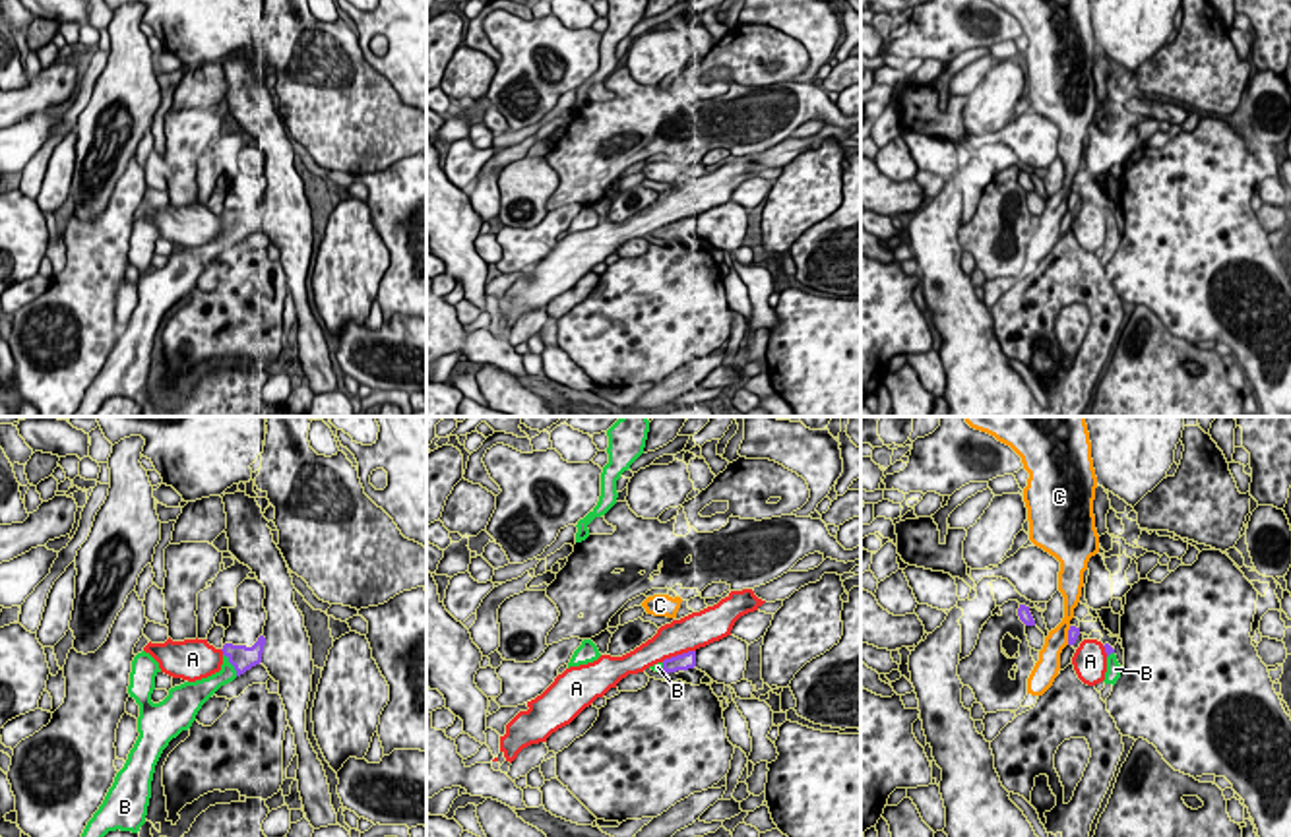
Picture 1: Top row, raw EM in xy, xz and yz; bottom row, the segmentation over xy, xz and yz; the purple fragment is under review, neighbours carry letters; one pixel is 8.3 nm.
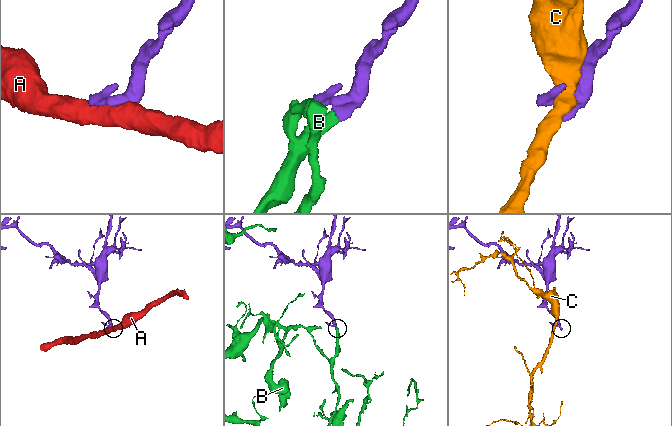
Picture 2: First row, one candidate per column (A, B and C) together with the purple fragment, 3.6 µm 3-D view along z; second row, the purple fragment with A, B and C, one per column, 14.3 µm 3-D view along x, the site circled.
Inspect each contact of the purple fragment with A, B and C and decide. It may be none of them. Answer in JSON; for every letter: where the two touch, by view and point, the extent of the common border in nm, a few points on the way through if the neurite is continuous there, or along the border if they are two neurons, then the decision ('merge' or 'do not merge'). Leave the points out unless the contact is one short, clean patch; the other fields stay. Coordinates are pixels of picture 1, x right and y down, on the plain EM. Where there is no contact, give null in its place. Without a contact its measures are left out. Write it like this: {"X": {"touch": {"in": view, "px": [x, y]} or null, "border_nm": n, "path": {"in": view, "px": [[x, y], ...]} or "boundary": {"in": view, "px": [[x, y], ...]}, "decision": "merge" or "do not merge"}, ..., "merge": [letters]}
{"A": {"touch": {"in": "xz", "px": [677, 221]}, "border_nm": 300, "decision": "do not merge"}, "B": {"touch": {"in": "xy", "px": [231, 229]}, "border_nm": 220, "path": {"in": "xy", "px": [[241, 223], [231, 229], [227, 239]]}, "decision": "merge"}, "C": {"touch": {"in": "yz", "px": [1069, 202]}, "border_nm": 160, "decision": "do not merge"}, "merge": ["B"]}

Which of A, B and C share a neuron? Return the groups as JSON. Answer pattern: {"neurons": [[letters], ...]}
{"neurons": [["A"], ["B"], ["C"]]}

